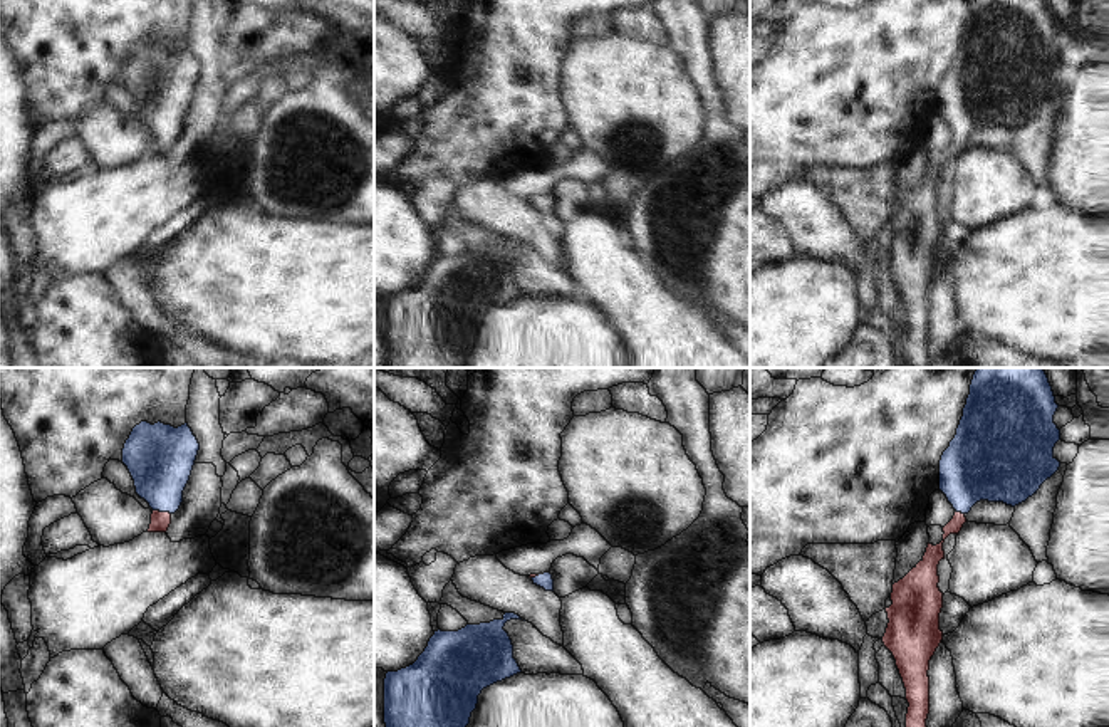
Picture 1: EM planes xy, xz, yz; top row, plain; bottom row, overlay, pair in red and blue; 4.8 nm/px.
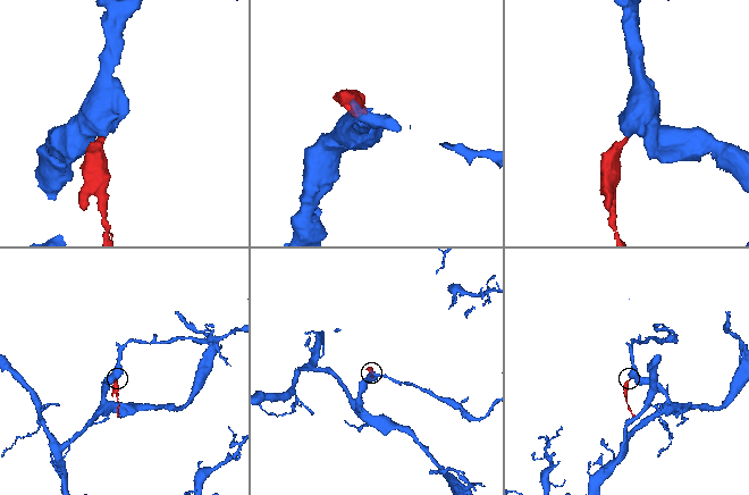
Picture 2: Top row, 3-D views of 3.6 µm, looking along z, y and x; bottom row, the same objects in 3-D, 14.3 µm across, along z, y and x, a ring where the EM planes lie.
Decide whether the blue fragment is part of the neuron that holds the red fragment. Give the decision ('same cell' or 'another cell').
same cell

